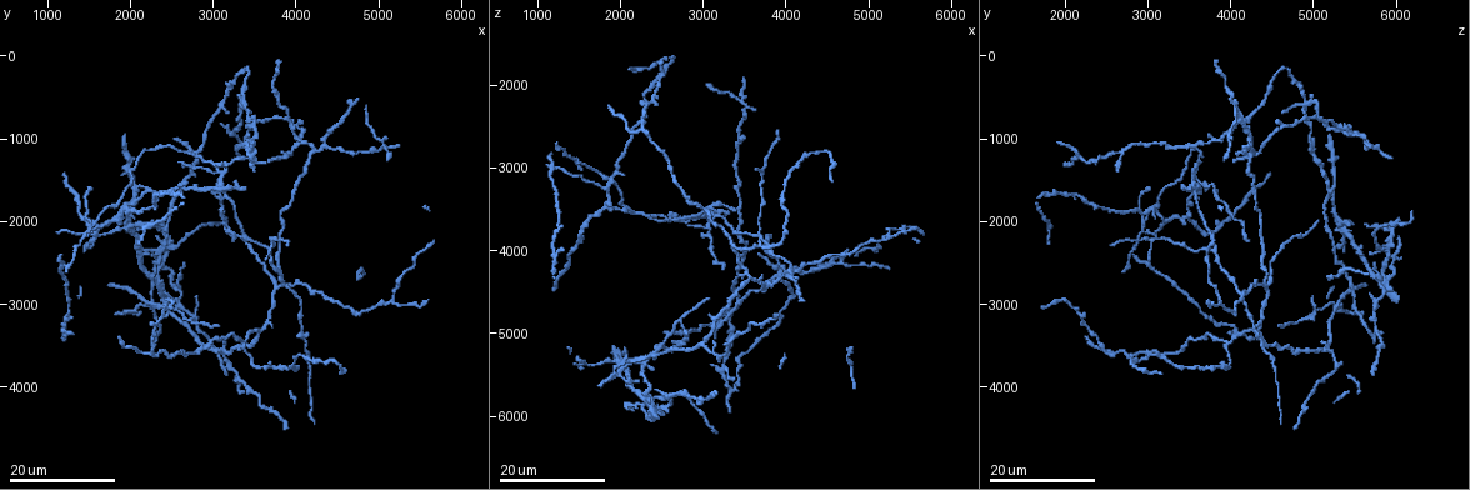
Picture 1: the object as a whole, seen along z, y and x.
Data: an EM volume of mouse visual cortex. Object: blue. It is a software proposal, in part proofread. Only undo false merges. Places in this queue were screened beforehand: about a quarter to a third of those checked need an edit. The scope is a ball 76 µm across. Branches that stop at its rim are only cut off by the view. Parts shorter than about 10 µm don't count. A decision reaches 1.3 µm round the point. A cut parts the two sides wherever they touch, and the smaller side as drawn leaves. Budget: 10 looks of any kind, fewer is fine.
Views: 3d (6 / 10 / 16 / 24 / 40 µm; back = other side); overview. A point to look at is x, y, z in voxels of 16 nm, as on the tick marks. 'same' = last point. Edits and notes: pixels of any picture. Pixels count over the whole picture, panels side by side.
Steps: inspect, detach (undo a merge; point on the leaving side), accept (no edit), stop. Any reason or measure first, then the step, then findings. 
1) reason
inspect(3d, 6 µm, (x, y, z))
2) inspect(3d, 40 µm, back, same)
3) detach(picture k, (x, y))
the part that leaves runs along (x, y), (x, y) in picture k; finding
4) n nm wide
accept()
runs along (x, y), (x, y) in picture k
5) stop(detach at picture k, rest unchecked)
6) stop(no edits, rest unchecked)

three arms meet
inspect(3d, 16 µm, (1850, 1950, 3250))

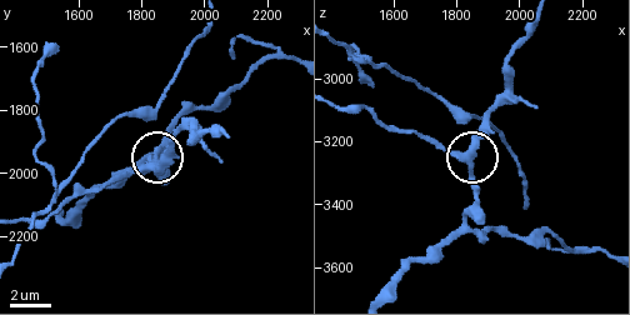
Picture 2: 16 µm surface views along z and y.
zoom in
inspect(3d, 10 µm, (1840, 1980, 3240))

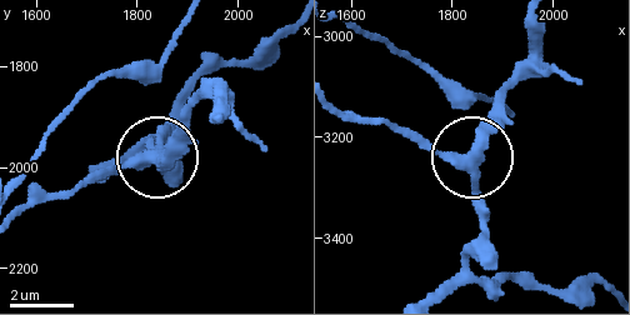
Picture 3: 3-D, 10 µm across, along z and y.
360 nm wide
accept()
runs along (603, 283), (539, 291), (474, 275), (471, 156), (396, 130) in picture 3; one neuron here

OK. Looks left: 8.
two arms in line, one across
inspect(3d, 24 µm, (2350, 3200, 2250))

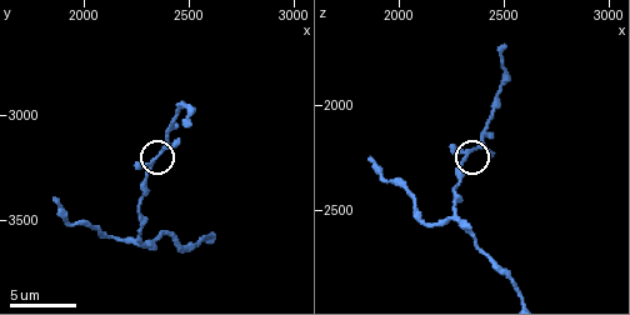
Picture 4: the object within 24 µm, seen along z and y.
inspect(3d, 6 µm, (2360, 3170, 2210))

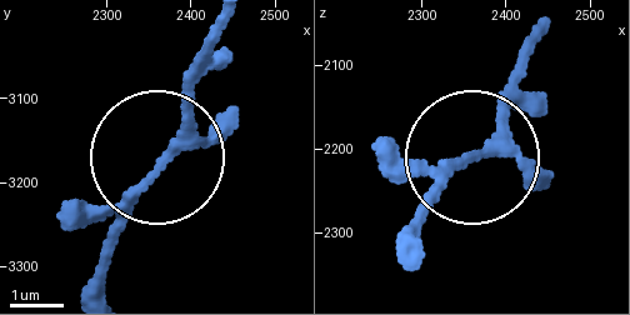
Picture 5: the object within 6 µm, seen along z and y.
accept()
runs along (100, 291), (104, 238), (176, 130), (208, 28) in picture 5; one neuron here

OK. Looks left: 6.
looks like a crossing
inspect(3d, 16 µm, (2400, 3050, 5300))

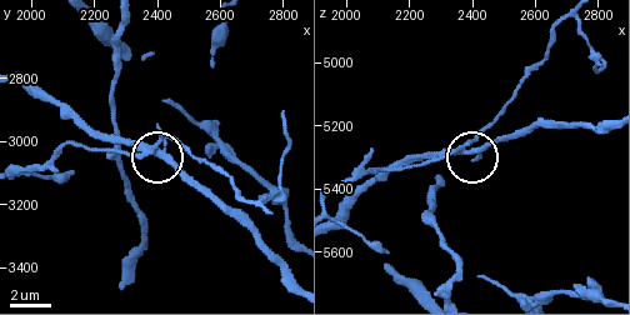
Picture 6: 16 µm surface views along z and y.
inspect(3d, 10 µm, (2380, 3010, 5250))

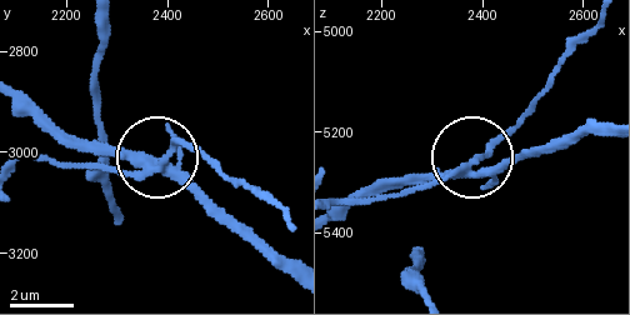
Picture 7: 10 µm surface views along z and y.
4 arms
detach(picture 7, (490, 139))
a second neuron is stuck on

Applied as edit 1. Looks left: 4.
inspect(3d, 24 µm, (3800, 2800, 4450))

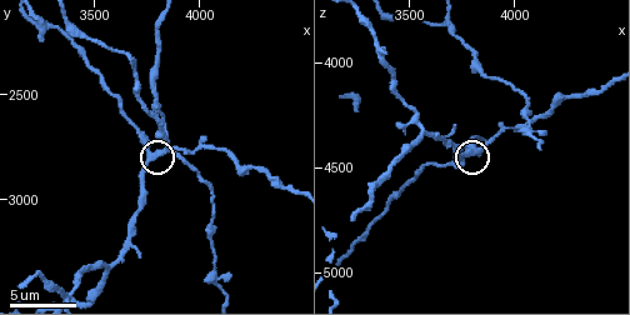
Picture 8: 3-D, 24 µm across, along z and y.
inspect(3d, 6 µm, (3790, 2800, 4440))

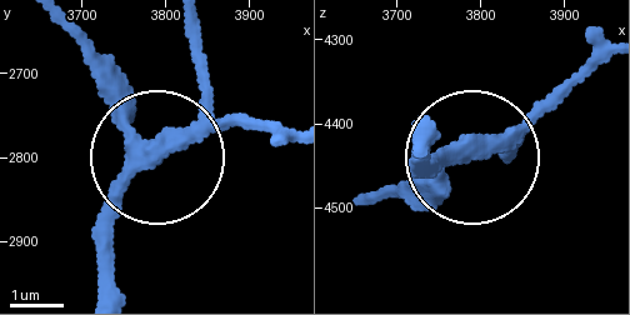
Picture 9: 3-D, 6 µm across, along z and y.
3 arms
accept()
one neuron here

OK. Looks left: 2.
three arms meet
inspect(3d, 24 µm, (3500, 1250, 2250))

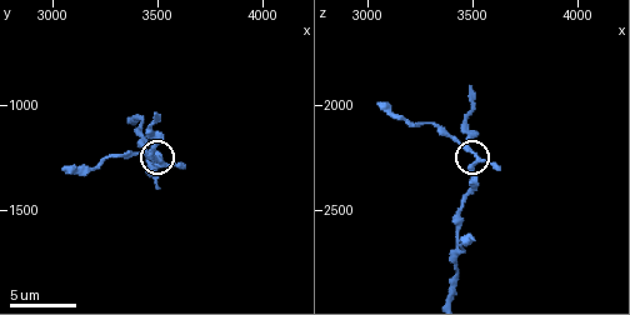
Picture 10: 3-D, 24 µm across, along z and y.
inspect(3d, 6 µm, (3510, 1270, 2240))

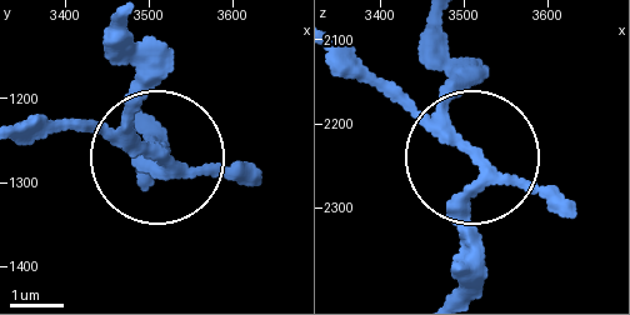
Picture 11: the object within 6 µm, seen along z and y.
accept()
runs along (448, 293), (479, 173), (354, 55) in picture 11; all the same neuron

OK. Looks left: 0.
stop(detach at picture 7, rest unchecked)

